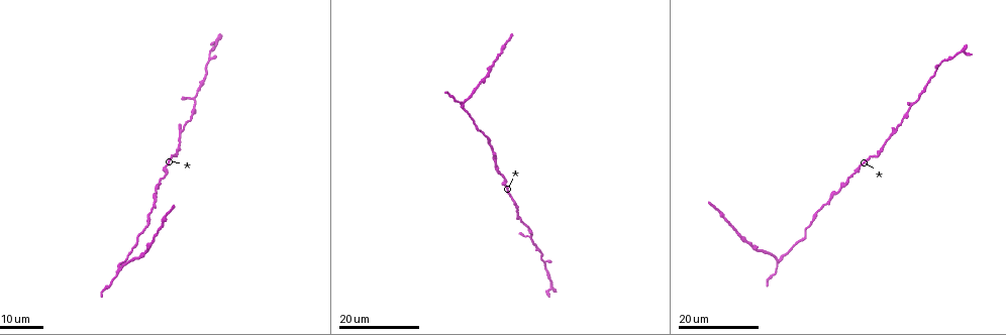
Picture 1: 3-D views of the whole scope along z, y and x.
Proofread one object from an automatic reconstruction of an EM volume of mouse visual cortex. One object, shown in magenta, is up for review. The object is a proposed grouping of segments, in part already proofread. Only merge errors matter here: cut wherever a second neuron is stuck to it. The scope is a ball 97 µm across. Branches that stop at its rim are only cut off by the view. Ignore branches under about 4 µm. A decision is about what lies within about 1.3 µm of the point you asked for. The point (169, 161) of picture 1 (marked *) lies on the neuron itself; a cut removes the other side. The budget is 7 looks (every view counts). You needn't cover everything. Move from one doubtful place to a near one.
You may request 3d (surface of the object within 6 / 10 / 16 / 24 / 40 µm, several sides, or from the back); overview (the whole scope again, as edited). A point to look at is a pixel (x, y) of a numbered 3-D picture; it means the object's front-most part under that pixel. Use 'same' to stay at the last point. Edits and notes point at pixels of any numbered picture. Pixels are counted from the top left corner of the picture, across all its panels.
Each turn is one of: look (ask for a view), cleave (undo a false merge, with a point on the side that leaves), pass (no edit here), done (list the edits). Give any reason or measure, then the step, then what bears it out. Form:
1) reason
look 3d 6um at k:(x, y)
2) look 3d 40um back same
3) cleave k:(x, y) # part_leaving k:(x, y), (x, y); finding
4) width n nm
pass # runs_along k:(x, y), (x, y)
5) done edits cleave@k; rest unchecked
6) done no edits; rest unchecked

calibre changes
look 3d 24um at 1:(895, 131)

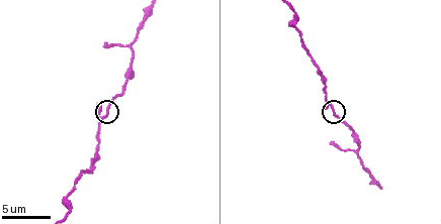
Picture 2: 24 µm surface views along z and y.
closer look
look 3d 10um at 2:(332, 112)

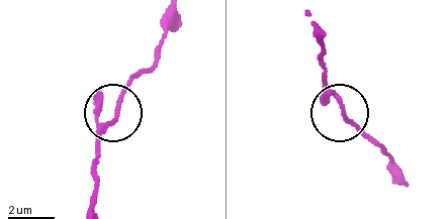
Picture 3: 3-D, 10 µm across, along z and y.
width 140 nm
pass # runs_along 3:(92, 207), (99, 137), (113, 122), (120, 97), (154, 64); all the same neuron

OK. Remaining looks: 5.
calibre changes
look 3d 10um at 2:(129, 66)

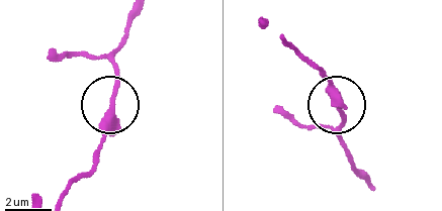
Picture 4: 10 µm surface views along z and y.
pass # all the same neuron

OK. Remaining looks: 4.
arms part here
look 3d 16um at 1:(121, 269)

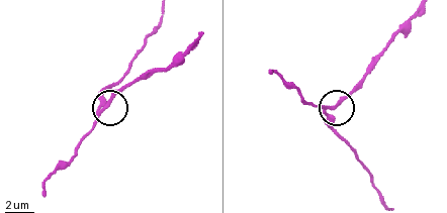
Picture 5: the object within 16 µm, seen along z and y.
look 3d 6um at 5:(332, 109)

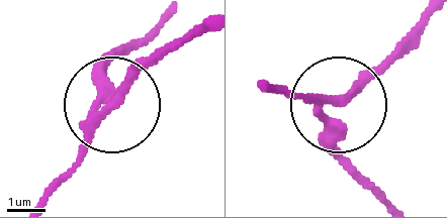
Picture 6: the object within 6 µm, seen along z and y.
width 250 nm
cleave 6:(122, 83) # part_leaving 6:(316, 98), (351, 89), (423, 11); two neurons meet here

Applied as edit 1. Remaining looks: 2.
done edits cleave@6; rest unchecked

